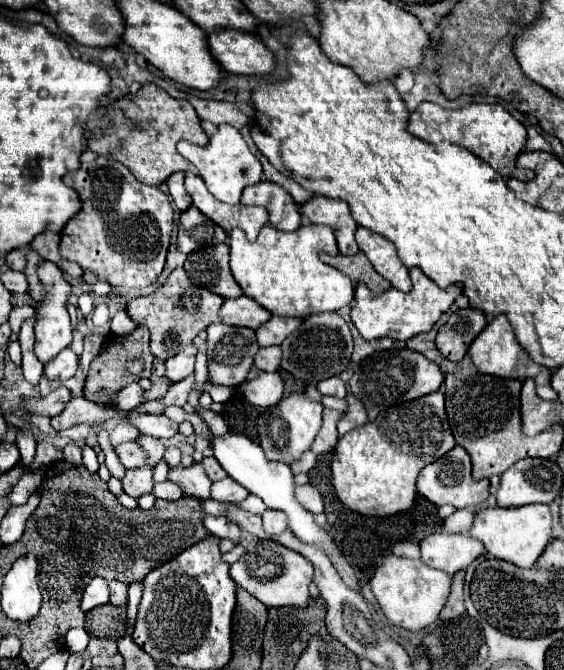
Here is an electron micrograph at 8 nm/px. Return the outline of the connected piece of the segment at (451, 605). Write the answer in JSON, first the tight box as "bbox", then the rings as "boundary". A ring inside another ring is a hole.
{"bbox":[441,572,465,620],"boundary":[[[457,572],[453,576],[453,584],[451,584],[451,596],[445,604],[445,608],[441,610],[441,620],[453,620],[465,614],[465,602],[463,602],[463,580],[465,580],[465,572]]]}

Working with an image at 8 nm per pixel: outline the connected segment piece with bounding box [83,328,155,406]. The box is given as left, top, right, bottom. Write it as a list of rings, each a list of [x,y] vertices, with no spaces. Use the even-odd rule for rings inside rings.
[[[137,328],[135,332],[127,334],[127,336],[113,336],[109,340],[109,344],[95,356],[95,360],[91,362],[91,370],[83,388],[83,394],[87,400],[97,402],[101,406],[113,406],[113,400],[117,396],[117,392],[121,388],[125,388],[129,382],[139,382],[145,374],[129,374],[127,372],[127,362],[129,360],[143,360],[145,368],[151,368],[155,356],[149,350],[149,332],[147,328]]]

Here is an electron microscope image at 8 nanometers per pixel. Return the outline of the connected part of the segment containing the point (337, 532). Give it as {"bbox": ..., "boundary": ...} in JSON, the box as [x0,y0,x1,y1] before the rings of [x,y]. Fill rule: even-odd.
{"bbox":[325,494,443,582],"boundary":[[[329,494],[325,500],[325,514],[327,514],[325,528],[331,530],[329,534],[335,538],[339,550],[345,554],[347,562],[353,566],[353,570],[361,582],[365,582],[373,576],[375,568],[385,560],[385,556],[389,554],[389,548],[397,540],[421,542],[425,536],[443,530],[443,526],[441,526],[443,520],[437,514],[437,506],[433,506],[423,496],[417,496],[415,504],[403,514],[395,514],[395,516],[387,516],[387,518],[371,518],[371,516],[361,516],[361,514],[351,512],[333,494]]]}

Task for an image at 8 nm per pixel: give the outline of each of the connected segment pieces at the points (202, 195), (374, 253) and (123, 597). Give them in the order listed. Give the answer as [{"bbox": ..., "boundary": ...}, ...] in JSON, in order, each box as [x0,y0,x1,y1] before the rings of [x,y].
[{"bbox":[185,172,269,242],"boundary":[[[185,172],[185,188],[191,194],[193,204],[207,218],[211,218],[215,224],[225,228],[225,232],[231,232],[233,228],[241,228],[245,230],[247,238],[253,242],[259,230],[269,222],[269,214],[263,206],[243,206],[243,204],[231,206],[211,198],[209,190],[203,184],[203,178],[193,172]]]},{"bbox":[357,226,413,292],"boundary":[[[363,226],[357,228],[357,244],[359,248],[369,256],[369,262],[373,264],[373,268],[391,282],[393,288],[401,290],[401,292],[409,292],[413,288],[411,278],[409,278],[409,270],[403,266],[403,262],[397,256],[395,246],[383,238],[381,234],[375,234],[373,230],[367,230]]]},{"bbox":[109,580,129,606],"boundary":[[[111,580],[111,582],[109,582],[109,588],[111,588],[111,604],[115,604],[115,606],[125,606],[125,604],[127,604],[129,584]]]}]

